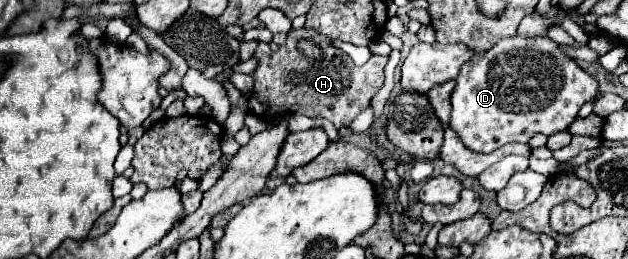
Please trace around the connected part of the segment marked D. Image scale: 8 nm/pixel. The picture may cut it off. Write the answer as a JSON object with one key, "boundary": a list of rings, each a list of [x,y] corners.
{"boundary":[[[514,36],[496,42],[490,50],[478,52],[470,58],[470,62],[462,64],[452,92],[450,128],[468,150],[490,154],[508,142],[528,142],[534,134],[552,136],[566,130],[576,120],[578,110],[598,96],[598,80],[582,70],[554,40]]]}

